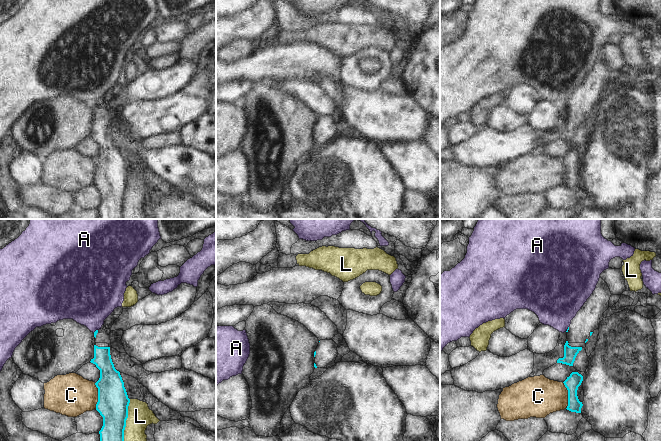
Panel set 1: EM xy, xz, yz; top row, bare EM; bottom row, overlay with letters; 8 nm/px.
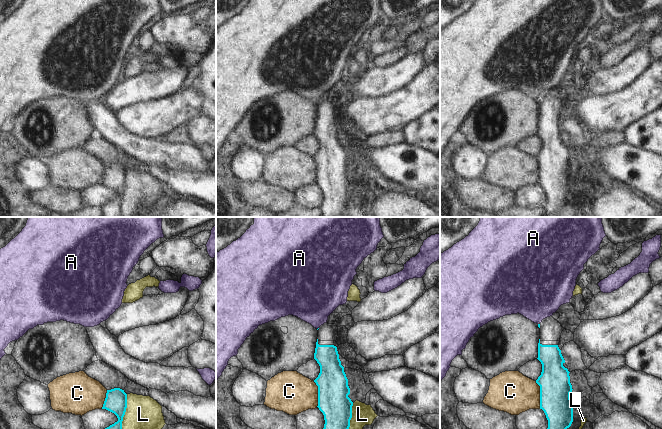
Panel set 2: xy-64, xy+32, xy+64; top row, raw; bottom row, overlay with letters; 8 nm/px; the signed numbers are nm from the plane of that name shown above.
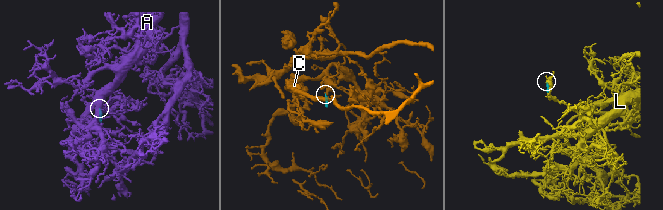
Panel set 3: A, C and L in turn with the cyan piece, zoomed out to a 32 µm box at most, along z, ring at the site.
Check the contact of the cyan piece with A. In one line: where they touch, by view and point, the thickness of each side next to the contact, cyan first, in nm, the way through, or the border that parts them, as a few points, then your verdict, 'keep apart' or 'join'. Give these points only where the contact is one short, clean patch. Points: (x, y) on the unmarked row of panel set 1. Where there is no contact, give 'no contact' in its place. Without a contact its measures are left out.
yz (567, 105) | 20/380 nm | along yz (568, 102), (565, 107) | keep apart

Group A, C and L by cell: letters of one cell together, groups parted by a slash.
A / C / L

